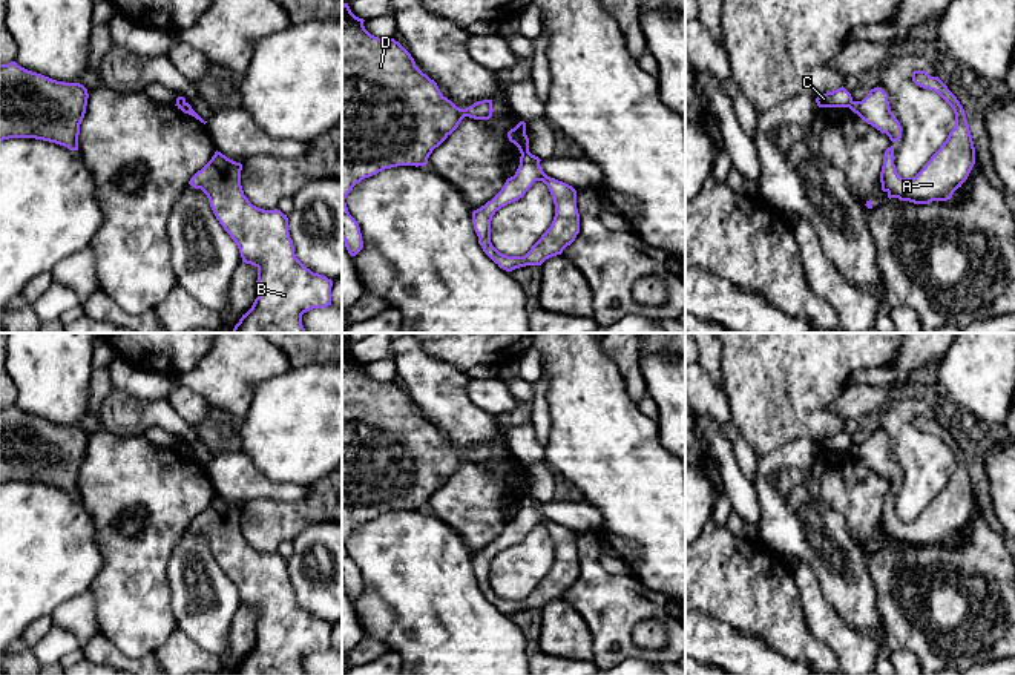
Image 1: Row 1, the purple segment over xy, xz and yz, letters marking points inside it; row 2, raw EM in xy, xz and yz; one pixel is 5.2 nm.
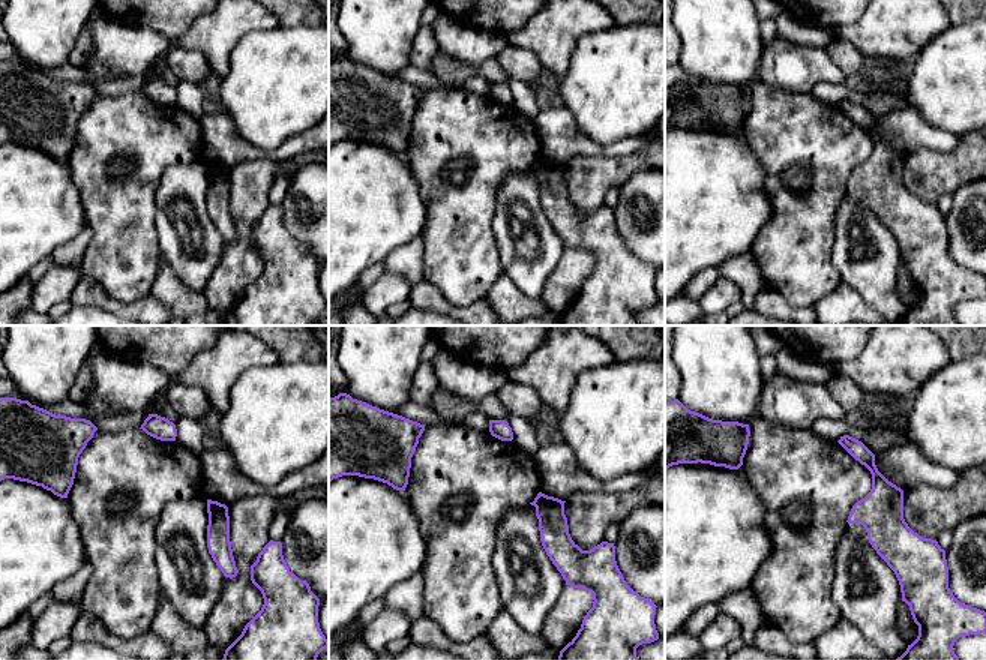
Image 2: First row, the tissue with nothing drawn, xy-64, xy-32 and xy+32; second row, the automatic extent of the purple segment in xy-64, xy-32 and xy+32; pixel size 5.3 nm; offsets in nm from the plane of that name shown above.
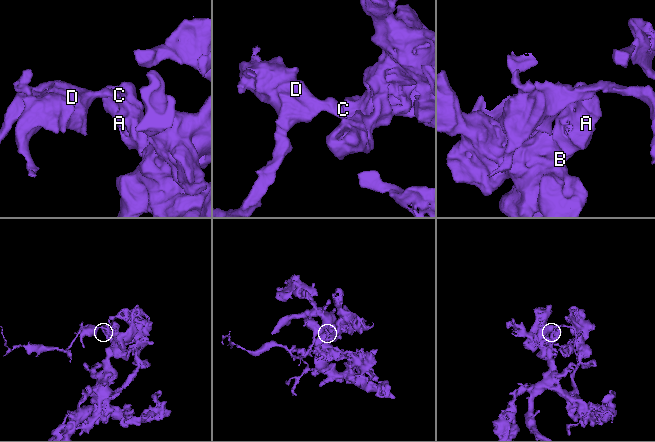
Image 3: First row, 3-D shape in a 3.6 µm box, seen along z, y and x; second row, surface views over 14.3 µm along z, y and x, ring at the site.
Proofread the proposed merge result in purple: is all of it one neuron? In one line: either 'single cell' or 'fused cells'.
fused cells

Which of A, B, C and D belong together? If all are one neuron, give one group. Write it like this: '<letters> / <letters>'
A B / C D

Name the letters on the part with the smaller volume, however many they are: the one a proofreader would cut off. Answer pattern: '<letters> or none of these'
C, D

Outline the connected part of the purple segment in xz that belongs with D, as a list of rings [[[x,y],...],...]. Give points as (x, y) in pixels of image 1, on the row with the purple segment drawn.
[[[348,3],[342,5],[342,239],[351,256],[363,249],[360,227],[345,202],[353,187],[385,169],[426,166],[432,150],[458,127],[465,117],[489,120],[494,112],[491,100],[477,101],[466,109],[457,107],[440,92],[437,83],[416,66],[411,54],[399,41],[371,35],[363,21],[351,12]]]

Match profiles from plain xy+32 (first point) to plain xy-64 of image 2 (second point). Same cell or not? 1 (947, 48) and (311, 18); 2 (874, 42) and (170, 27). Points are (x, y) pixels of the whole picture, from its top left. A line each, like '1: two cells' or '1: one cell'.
1: two cells
2: two cells

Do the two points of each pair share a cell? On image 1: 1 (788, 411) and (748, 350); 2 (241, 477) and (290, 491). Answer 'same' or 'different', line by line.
1: same
2: same

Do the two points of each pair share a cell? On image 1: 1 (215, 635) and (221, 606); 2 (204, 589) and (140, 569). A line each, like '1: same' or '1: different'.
1: same
2: different

